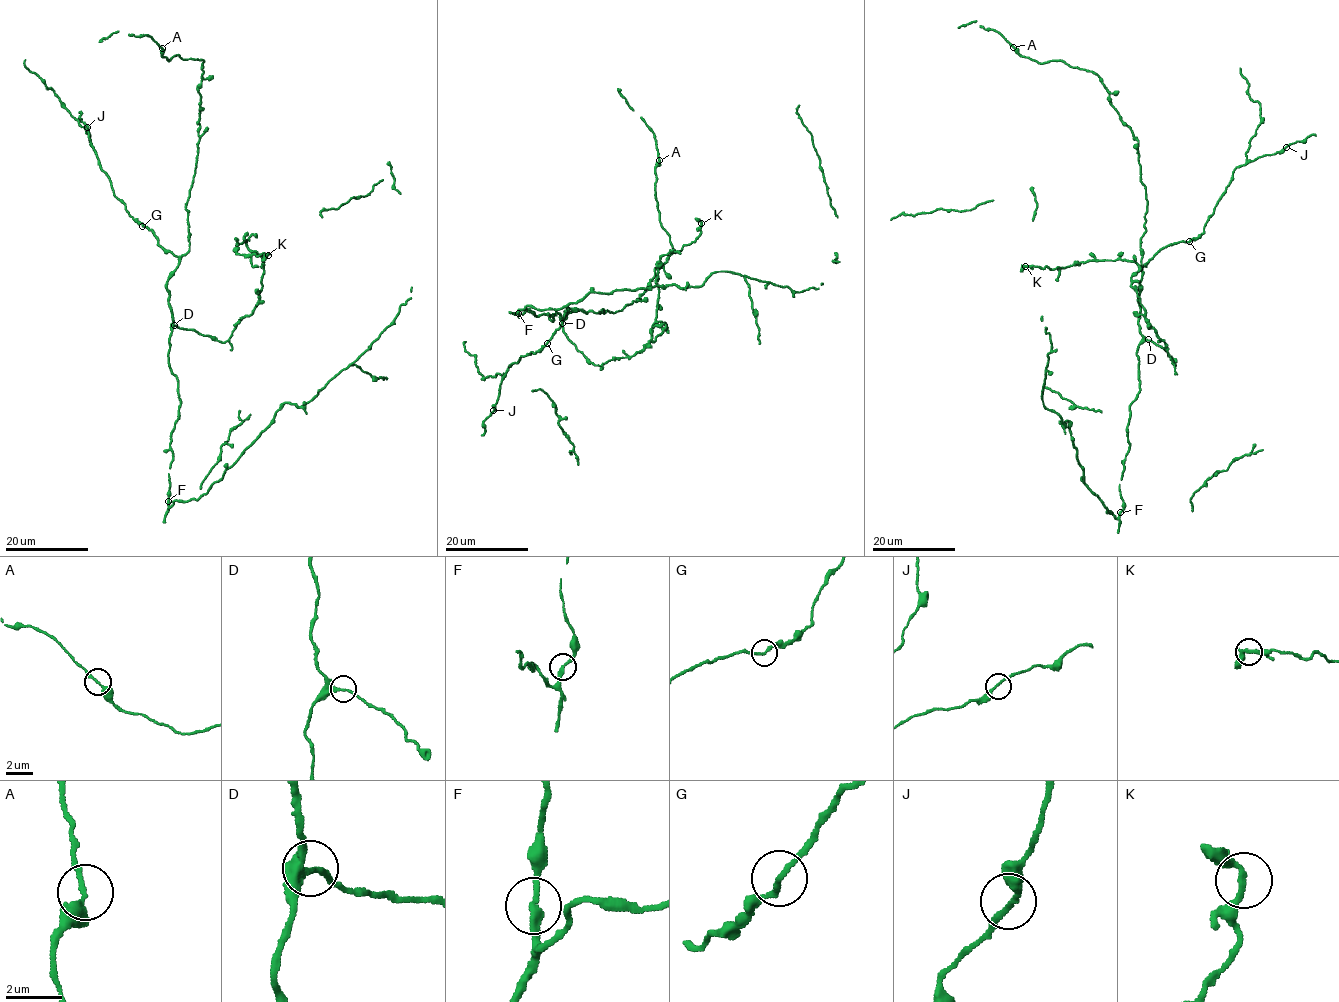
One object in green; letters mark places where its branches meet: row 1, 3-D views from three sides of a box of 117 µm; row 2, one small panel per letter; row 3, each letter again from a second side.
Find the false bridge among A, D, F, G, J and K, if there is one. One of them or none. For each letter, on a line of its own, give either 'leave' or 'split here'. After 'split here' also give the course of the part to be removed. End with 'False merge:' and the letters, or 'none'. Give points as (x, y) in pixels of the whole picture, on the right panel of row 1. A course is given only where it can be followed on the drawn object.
A: leave
D: leave
F: leave
G: leave
J: leave
K: leave
False merge: none

